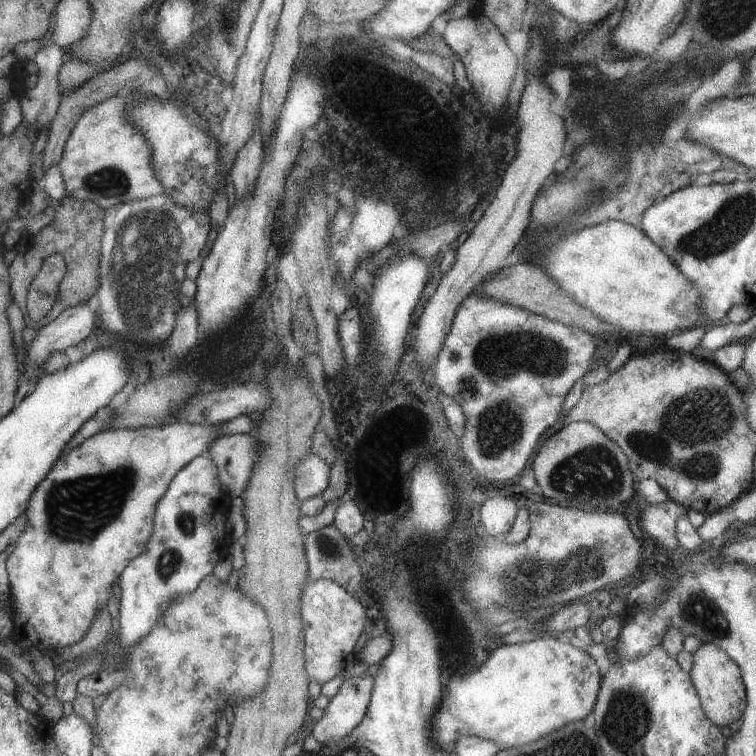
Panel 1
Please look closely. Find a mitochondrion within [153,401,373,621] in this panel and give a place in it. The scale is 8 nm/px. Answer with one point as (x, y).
(328, 548)

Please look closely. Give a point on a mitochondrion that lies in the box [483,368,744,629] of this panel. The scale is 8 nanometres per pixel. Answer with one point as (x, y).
(690, 428)

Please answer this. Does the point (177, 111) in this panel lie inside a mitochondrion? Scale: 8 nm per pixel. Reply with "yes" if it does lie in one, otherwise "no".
no

